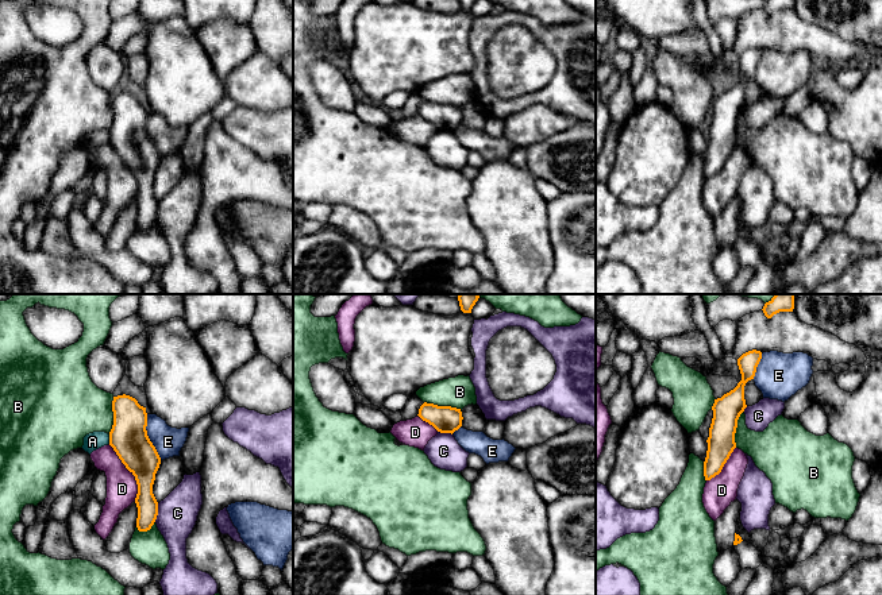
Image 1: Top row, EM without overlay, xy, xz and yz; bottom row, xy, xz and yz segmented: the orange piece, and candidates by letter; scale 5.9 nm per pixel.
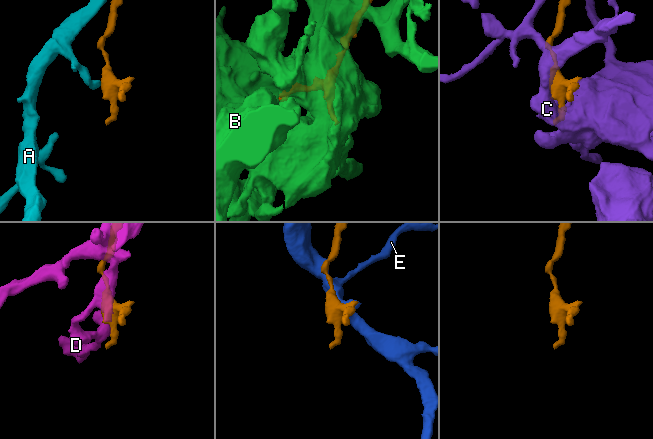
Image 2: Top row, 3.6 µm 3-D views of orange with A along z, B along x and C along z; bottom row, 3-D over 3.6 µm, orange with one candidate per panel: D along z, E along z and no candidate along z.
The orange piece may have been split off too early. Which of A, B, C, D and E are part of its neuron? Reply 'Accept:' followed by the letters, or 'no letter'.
Accept: no letter

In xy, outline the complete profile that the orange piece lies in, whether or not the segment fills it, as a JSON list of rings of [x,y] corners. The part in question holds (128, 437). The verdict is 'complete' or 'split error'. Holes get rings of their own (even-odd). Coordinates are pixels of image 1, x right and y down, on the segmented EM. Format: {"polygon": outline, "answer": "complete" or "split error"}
{"polygon": [[[118,395],[112,401],[113,425],[109,432],[109,445],[126,468],[135,476],[138,494],[136,528],[147,532],[158,515],[158,502],[153,494],[155,474],[161,457],[147,436],[146,407],[130,395]]], "answer": "complete"}

